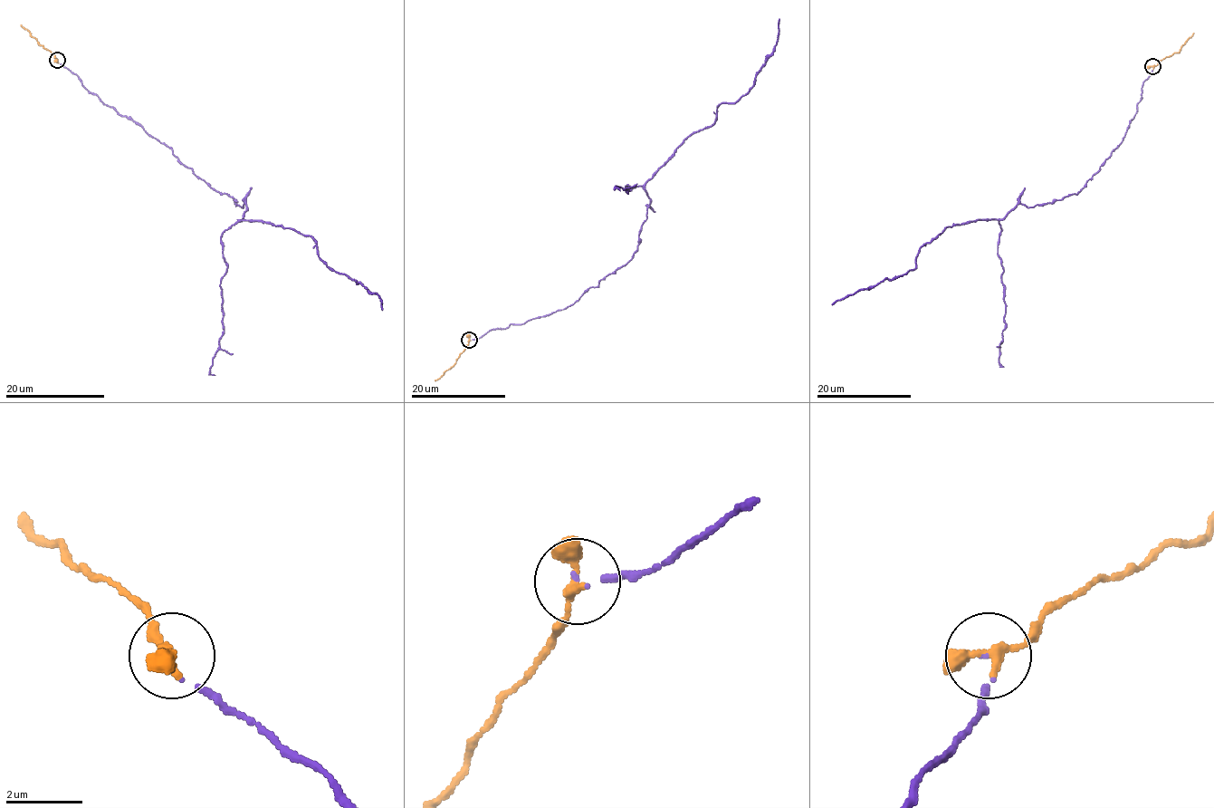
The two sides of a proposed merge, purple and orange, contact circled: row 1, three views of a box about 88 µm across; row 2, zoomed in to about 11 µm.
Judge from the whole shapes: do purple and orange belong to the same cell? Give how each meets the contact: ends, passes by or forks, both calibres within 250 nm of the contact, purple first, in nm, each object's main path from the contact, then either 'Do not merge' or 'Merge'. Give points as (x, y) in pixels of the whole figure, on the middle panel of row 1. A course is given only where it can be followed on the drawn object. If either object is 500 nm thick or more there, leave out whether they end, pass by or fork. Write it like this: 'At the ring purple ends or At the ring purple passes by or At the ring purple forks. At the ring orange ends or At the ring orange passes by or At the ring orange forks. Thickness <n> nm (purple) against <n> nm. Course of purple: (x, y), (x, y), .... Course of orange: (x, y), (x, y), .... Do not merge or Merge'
At the ring purple ends. At the ring orange passes by. Thickness 50 nm (purple) against 280 nm. Course of purple: (470, 340), (565, 309), (625, 265), (647, 218), (645, 184), (753, 84), (779, 18). Course of orange: (470, 340), (454, 365), (434, 380). Merge

